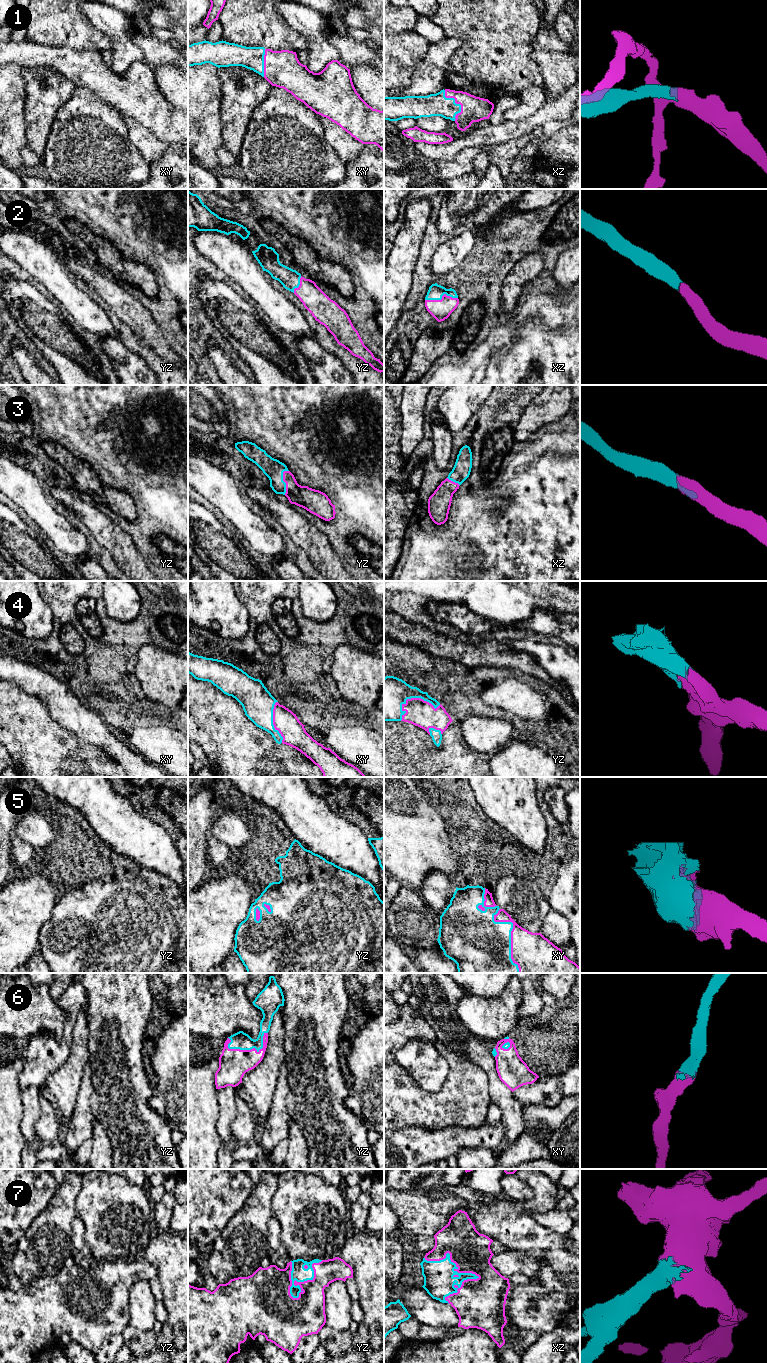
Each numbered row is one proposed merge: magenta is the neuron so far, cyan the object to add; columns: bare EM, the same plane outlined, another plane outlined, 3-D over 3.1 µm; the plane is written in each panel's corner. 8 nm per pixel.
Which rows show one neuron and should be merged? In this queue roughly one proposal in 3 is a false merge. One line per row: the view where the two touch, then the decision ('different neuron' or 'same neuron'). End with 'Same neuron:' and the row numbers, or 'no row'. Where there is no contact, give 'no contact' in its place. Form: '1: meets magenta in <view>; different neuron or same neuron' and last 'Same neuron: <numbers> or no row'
1: meets magenta in xz; same neuron
2: meets magenta in xz; same neuron
3: meets magenta in yz; same neuron
4: meets magenta in yz; same neuron
5: meets magenta in xy; same neuron
6: meets magenta in yz; same neuron
7: meets magenta in xz; same neuron
Same neuron: 1, 2, 3, 4, 5, 6, 7

